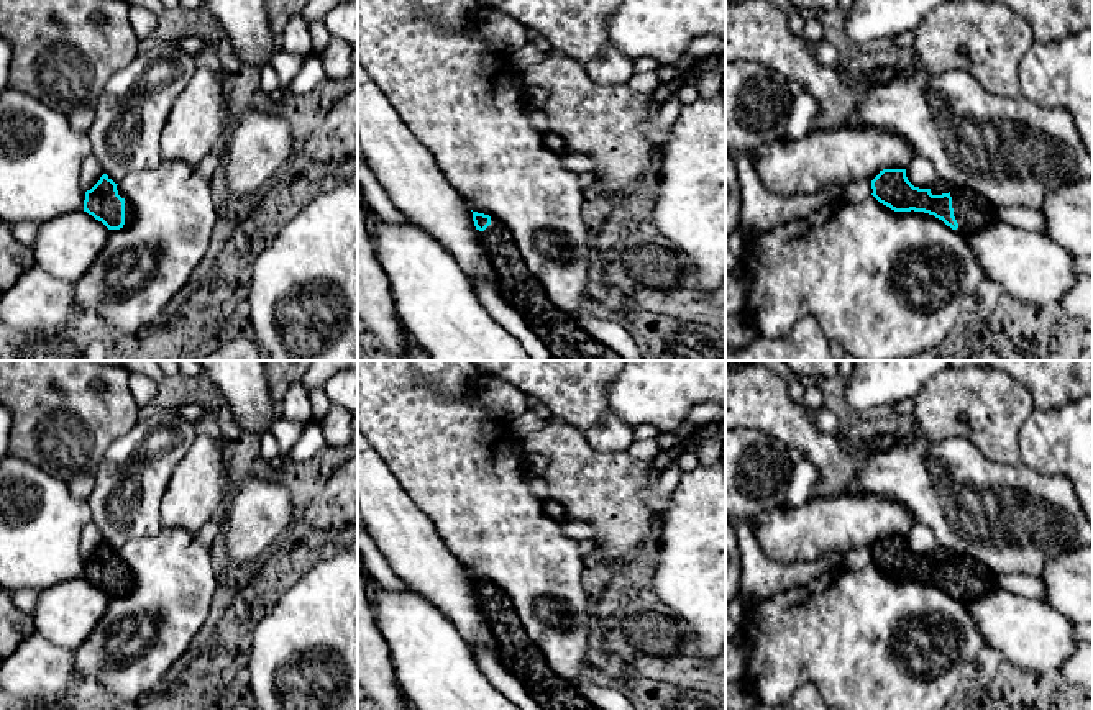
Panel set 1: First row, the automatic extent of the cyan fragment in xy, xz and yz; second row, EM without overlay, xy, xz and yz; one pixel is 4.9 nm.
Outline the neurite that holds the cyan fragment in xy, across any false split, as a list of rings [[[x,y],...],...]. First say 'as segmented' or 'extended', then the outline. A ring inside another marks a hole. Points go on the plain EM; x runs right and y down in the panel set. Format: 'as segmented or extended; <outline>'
extended; [[[107,541],[85,559],[84,579],[102,589],[108,597],[120,597],[133,589],[130,566]]]

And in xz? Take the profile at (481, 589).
extended; [[[473,579],[473,589],[499,648],[499,661],[543,710],[599,710],[548,666],[499,587]]]

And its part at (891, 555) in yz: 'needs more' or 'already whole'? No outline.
needs more

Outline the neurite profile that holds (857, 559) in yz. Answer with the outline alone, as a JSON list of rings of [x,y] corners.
[[[857,548],[845,554],[844,569],[848,571],[862,571],[868,564],[871,564],[871,548]]]

